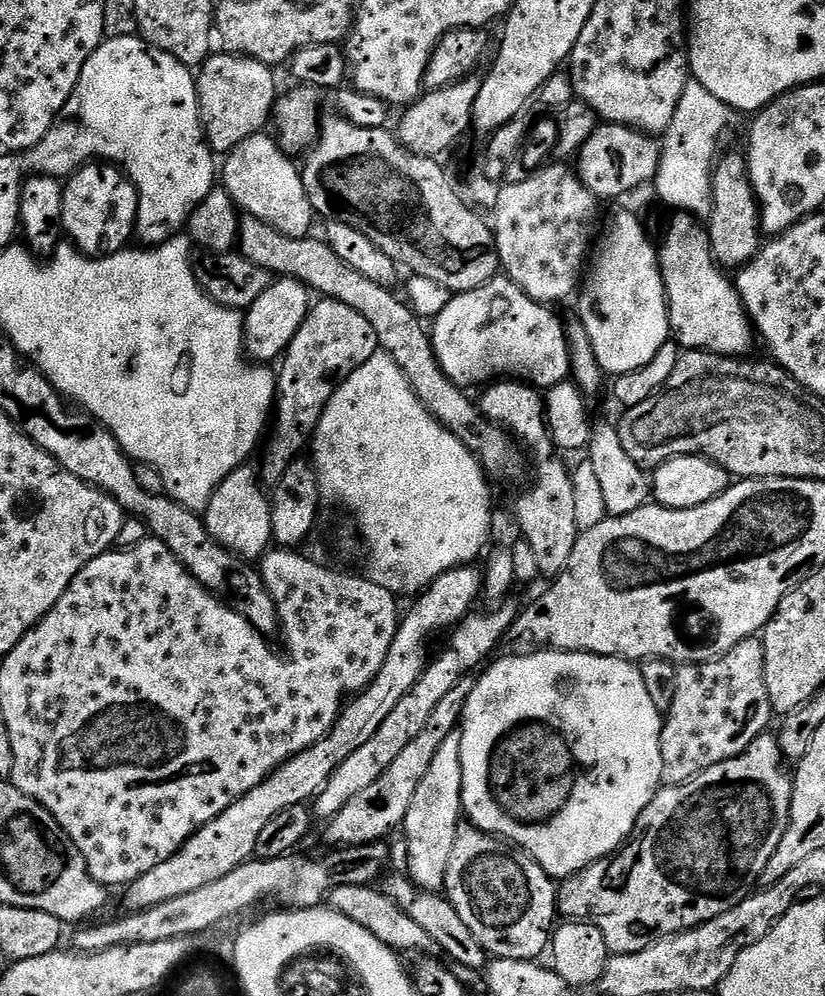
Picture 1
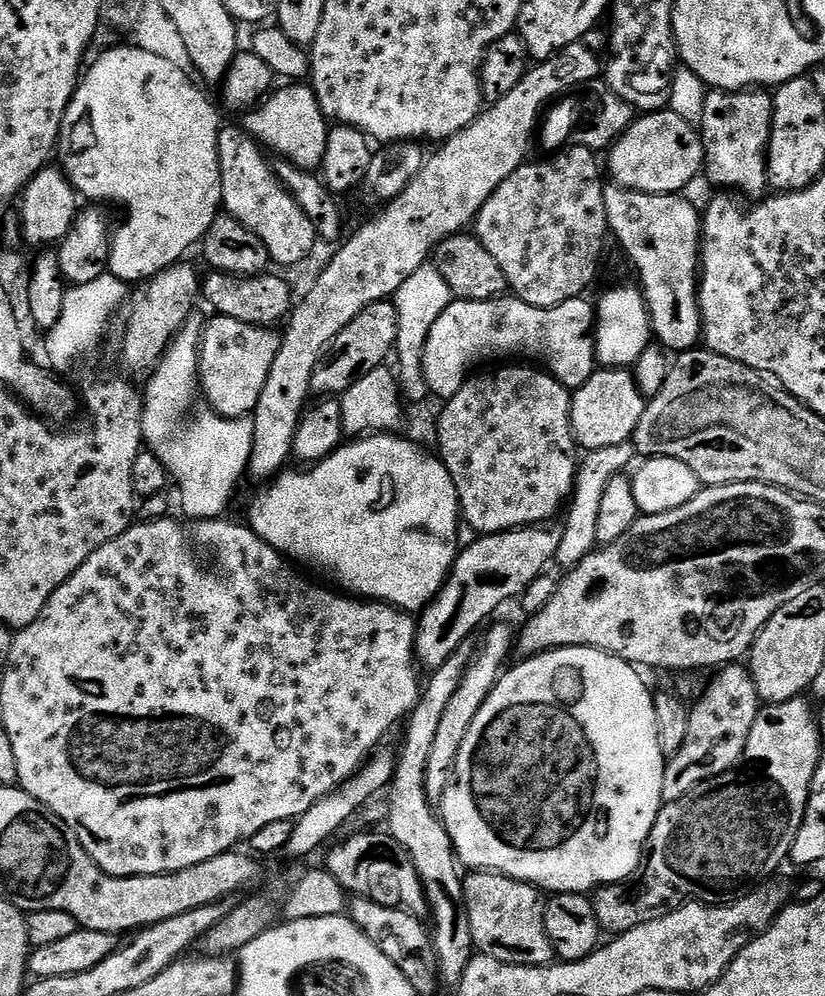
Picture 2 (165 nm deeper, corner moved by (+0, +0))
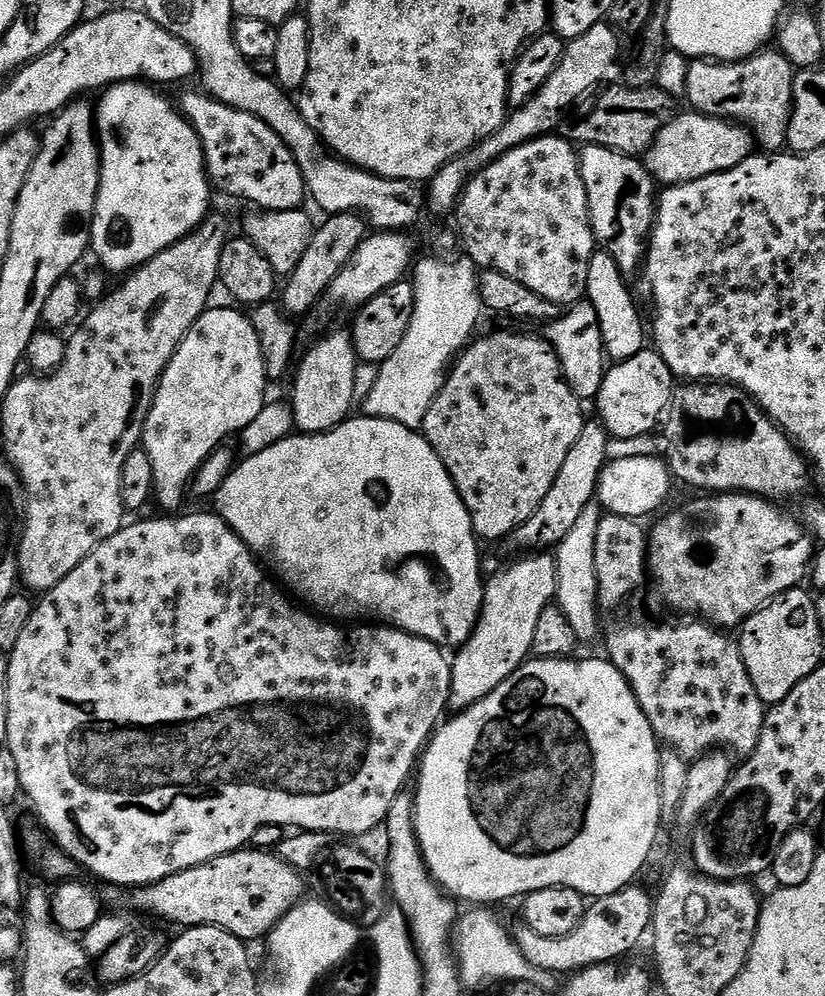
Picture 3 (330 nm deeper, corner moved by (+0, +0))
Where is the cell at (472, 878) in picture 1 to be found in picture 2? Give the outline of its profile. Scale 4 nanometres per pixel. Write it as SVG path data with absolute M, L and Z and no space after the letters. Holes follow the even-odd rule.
M473 871L463 877L464 912L470 922L475 951L507 964L551 964L552 943L544 929L541 889L522 880L511 880L498 872Z

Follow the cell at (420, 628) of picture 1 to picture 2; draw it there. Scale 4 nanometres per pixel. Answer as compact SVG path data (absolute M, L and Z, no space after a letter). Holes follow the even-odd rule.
M533 526L518 528L511 532L493 532L481 535L468 549L461 551L452 563L452 570L448 574L447 582L442 590L419 613L416 620L416 662L421 669L431 670L442 666L458 650L462 641L473 635L472 631L483 622L487 616L492 616L508 599L519 598L524 595L526 586L530 582L541 579L545 575L544 567L556 559L556 551L562 542L563 527L548 528L552 526Z

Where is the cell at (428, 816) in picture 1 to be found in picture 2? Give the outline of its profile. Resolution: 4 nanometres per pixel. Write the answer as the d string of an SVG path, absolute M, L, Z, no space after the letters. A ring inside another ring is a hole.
M504 624L494 625L485 634L484 641L482 639L479 641L476 655L472 657L470 666L454 693L454 698L450 698L446 710L442 713L442 723L438 726L438 735L435 736L434 746L430 749L430 762L426 762L424 790L430 801L438 802L444 797L449 775L454 770L454 762L458 758L458 750L462 750L462 742L466 742L466 730L470 722L474 722L478 710L482 710L482 702L486 702L486 698L500 681L509 663L507 660L511 652L514 652L514 632Z

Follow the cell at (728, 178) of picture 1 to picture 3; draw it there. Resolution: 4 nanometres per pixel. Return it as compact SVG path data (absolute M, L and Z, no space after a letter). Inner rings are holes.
M761 50L745 60L731 62L713 62L711 60L693 59L686 74L684 96L695 111L704 116L718 116L722 120L743 124L752 133L755 143L760 144L765 153L776 154L787 145L790 114L792 113L792 64L778 50Z

